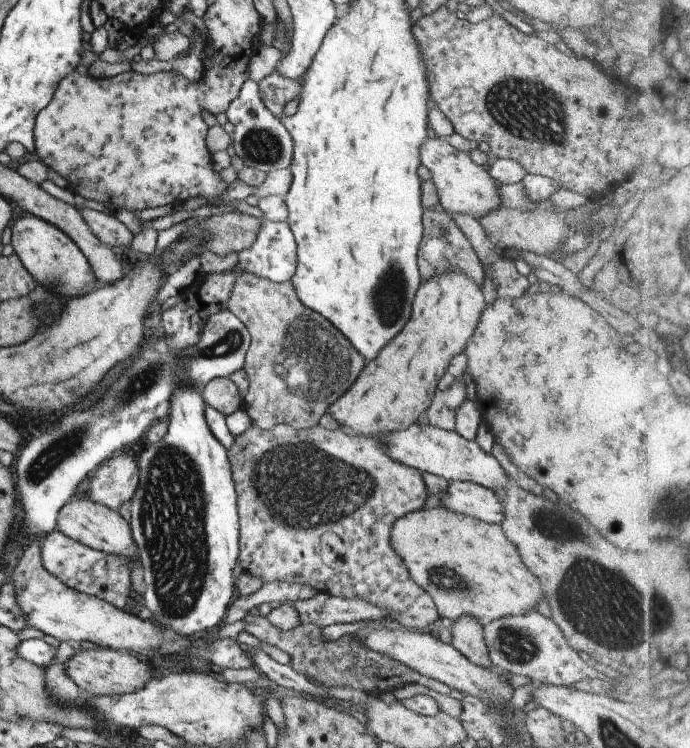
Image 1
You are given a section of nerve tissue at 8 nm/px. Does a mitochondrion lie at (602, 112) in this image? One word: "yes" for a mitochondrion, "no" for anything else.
no

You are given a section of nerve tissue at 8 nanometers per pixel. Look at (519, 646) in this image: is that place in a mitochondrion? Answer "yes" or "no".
yes

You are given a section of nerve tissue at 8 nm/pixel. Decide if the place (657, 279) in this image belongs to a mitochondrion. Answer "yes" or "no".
no

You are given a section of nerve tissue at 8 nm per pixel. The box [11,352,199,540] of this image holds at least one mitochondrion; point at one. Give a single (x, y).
(77, 389)

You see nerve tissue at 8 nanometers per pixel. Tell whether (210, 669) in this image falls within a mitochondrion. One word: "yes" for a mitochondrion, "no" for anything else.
no

